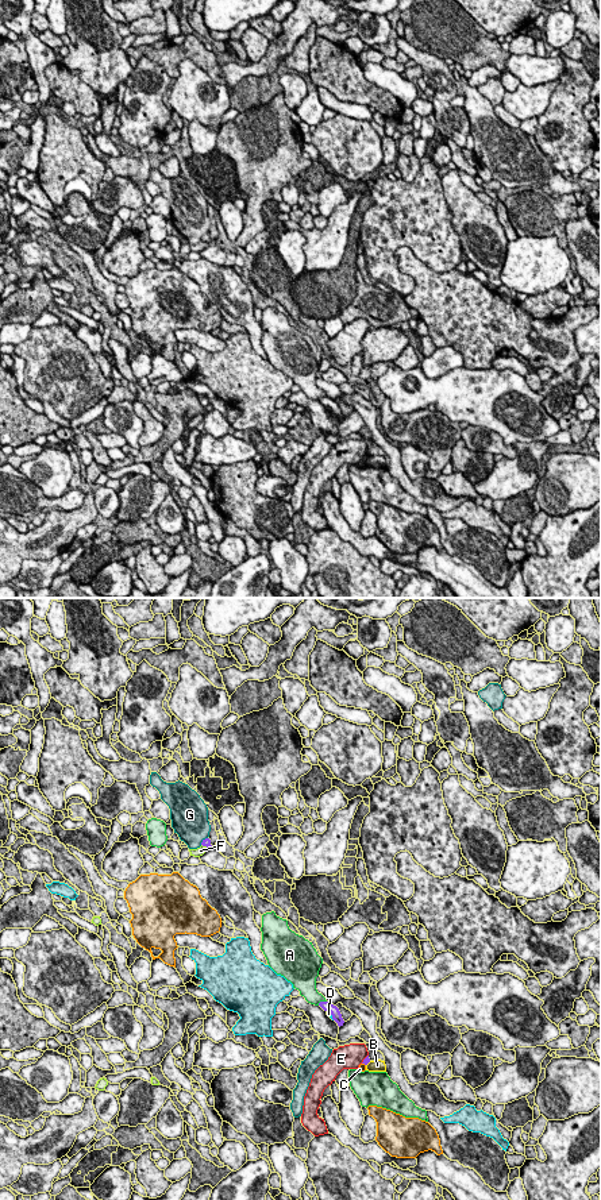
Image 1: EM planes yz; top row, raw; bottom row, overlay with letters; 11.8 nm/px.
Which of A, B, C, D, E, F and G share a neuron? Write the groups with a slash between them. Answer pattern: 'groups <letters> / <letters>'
groups A / B / C / D / E / F / G

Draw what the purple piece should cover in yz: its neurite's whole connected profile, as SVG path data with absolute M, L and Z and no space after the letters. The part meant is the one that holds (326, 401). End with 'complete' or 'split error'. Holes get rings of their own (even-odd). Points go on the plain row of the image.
M320 397L319 401L324 406L327 406L327 408L330 408L332 410L332 414L338 418L339 422L343 421L344 416L343 416L342 409L340 409L340 406L339 406L339 404L336 401L334 401L334 400L328 398L328 397Z; complete

